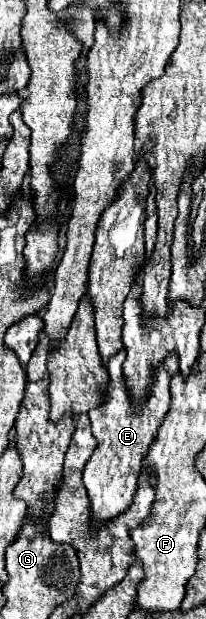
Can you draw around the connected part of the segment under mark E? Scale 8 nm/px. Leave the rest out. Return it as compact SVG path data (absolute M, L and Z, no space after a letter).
M122 349L108 361L110 381L106 385L102 405L98 407L98 411L88 411L92 421L92 433L98 439L98 447L86 463L84 485L88 489L92 517L96 525L114 519L132 503L132 497L138 489L136 483L142 467L142 457L148 453L148 447L164 421L170 405L170 377L178 371L178 357L170 353L170 357L166 357L166 361L158 365L158 373L154 375L154 389L150 389L150 399L146 399L146 405L142 405L142 413L134 413L134 405L130 405L130 393L126 393L126 379L122 373L124 357L126 353Z

